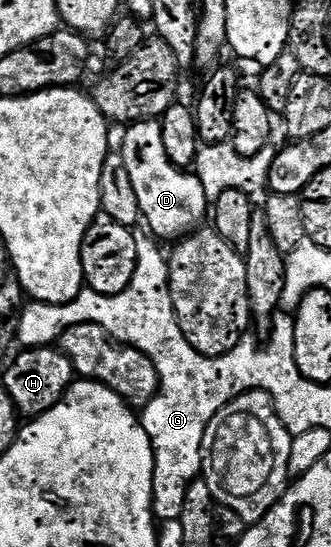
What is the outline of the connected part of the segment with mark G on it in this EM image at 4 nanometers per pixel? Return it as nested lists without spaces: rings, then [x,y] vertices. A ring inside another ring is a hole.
[[[134,232],[134,239],[138,245],[138,261],[134,278],[125,291],[103,295],[87,287],[75,300],[65,305],[28,302],[20,317],[17,341],[25,349],[46,348],[56,344],[72,326],[95,323],[106,329],[114,341],[143,351],[143,355],[155,363],[161,387],[155,399],[151,399],[151,403],[140,410],[139,420],[153,448],[153,514],[164,523],[181,519],[187,487],[191,487],[191,483],[202,476],[204,432],[222,407],[243,393],[264,391],[272,397],[279,419],[290,433],[293,429],[293,413],[289,413],[285,405],[297,405],[297,393],[301,393],[301,389],[293,389],[293,385],[301,385],[304,376],[297,377],[297,373],[293,373],[294,318],[285,311],[276,314],[266,349],[260,349],[253,335],[247,335],[231,352],[221,357],[204,357],[195,351],[195,347],[187,343],[173,310],[166,250],[161,250],[161,245],[148,232]]]

